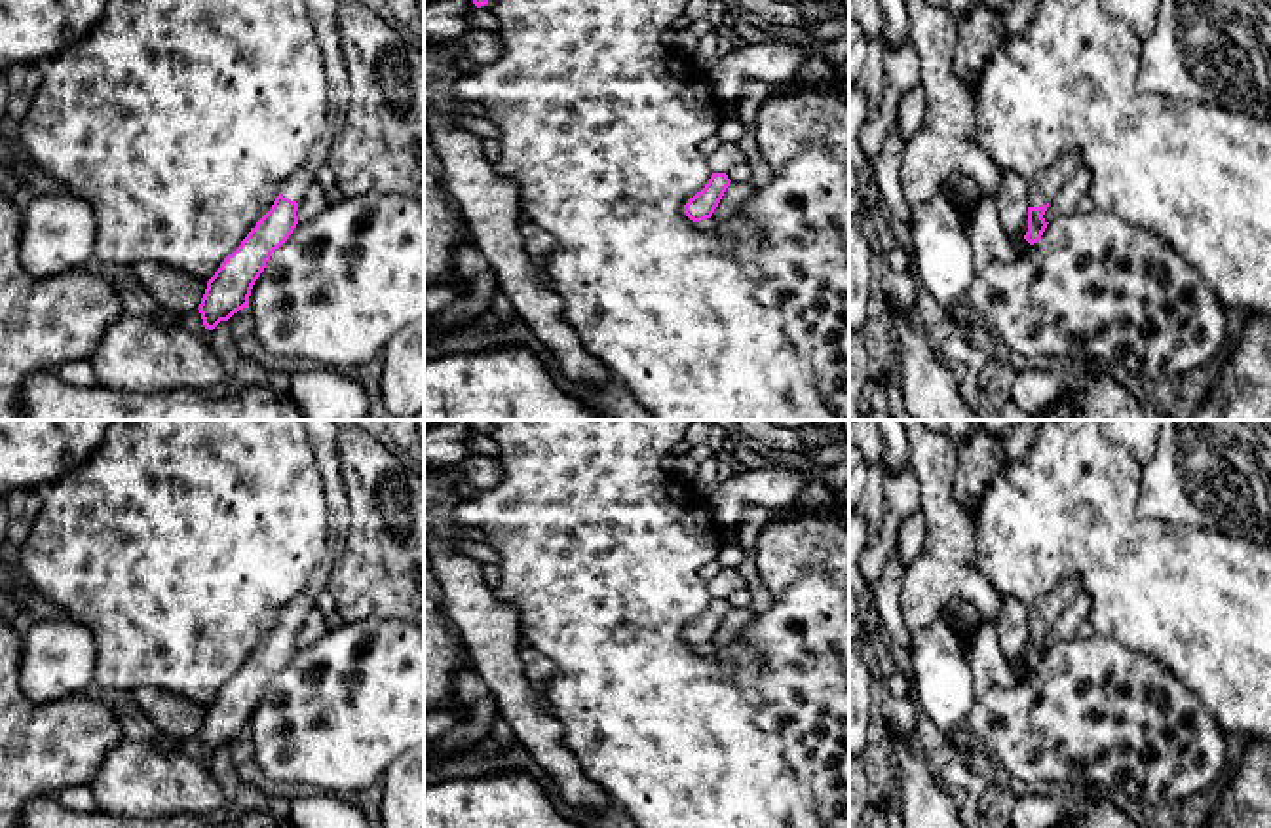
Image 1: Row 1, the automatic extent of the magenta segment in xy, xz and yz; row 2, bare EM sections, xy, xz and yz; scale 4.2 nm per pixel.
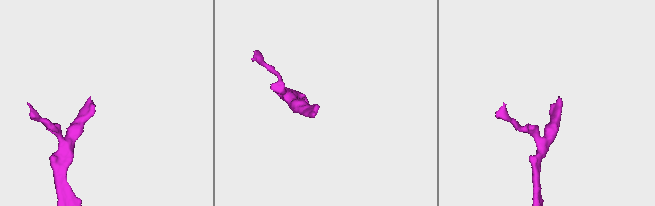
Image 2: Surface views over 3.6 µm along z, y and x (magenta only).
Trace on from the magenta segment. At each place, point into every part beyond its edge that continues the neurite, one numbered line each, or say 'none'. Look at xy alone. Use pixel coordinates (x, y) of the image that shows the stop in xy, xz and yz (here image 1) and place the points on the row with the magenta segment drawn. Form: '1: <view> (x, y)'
1: xy (323, 14)

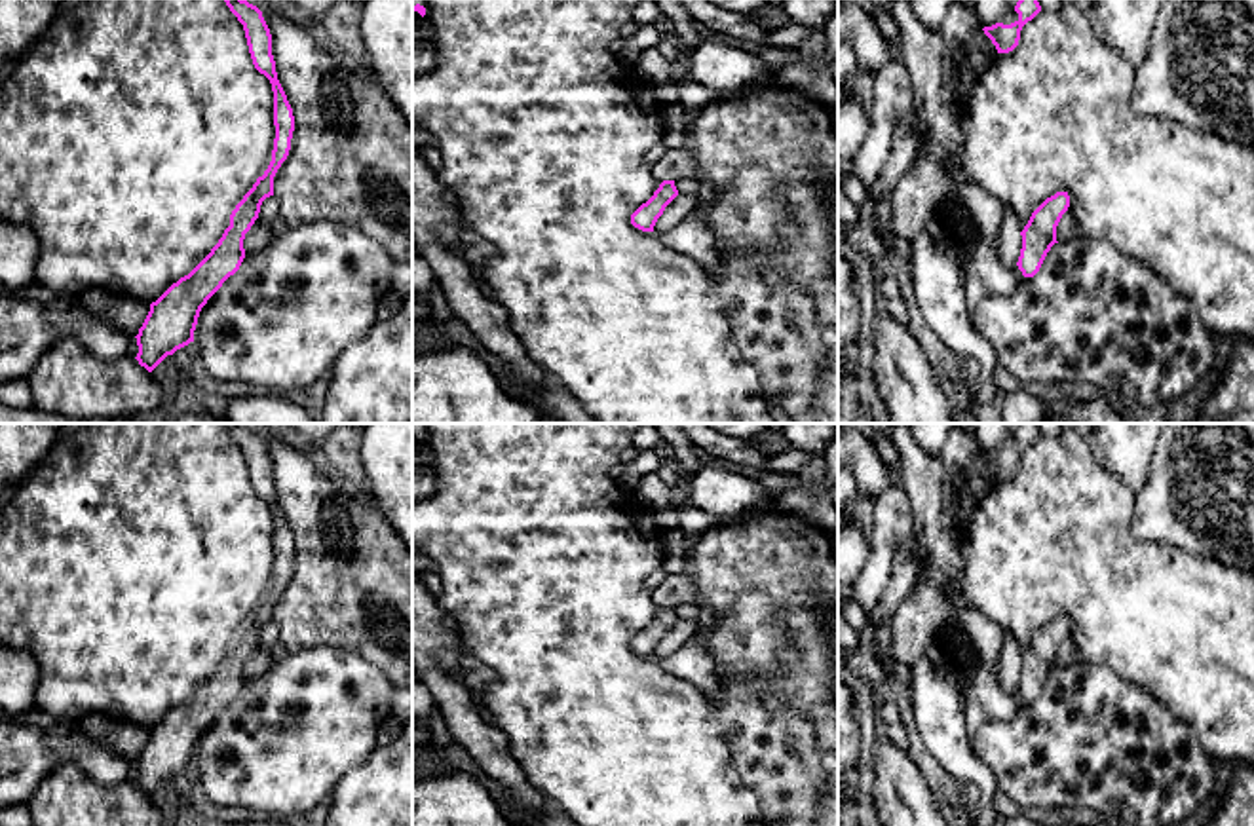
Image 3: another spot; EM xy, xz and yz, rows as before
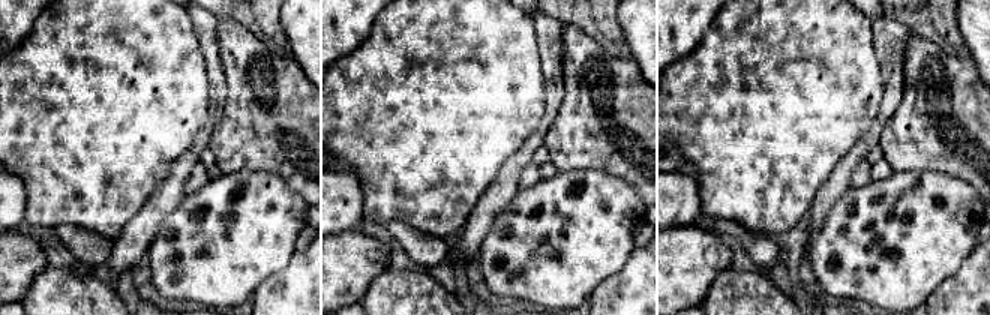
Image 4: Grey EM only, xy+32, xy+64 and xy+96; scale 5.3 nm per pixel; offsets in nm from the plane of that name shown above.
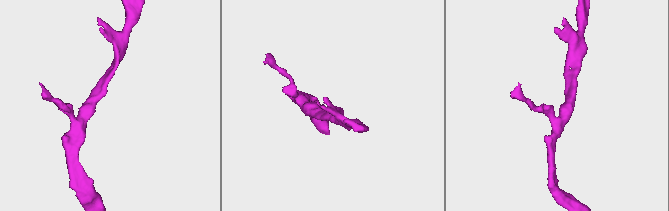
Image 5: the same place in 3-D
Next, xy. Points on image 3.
none

